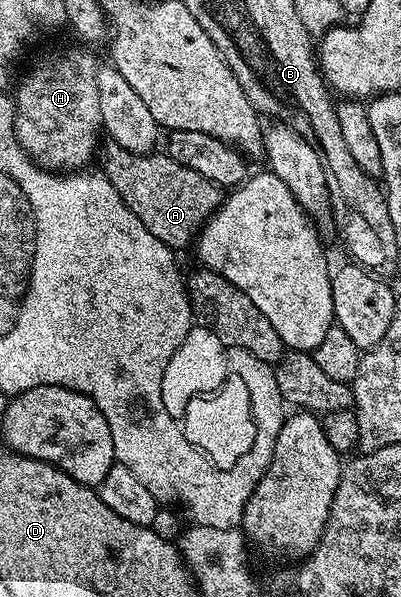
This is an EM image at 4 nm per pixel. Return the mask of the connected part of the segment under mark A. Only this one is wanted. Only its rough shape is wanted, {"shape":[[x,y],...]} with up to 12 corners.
{"shape":[[103,143],[102,173],[173,248],[191,247],[221,187],[166,152]]}

